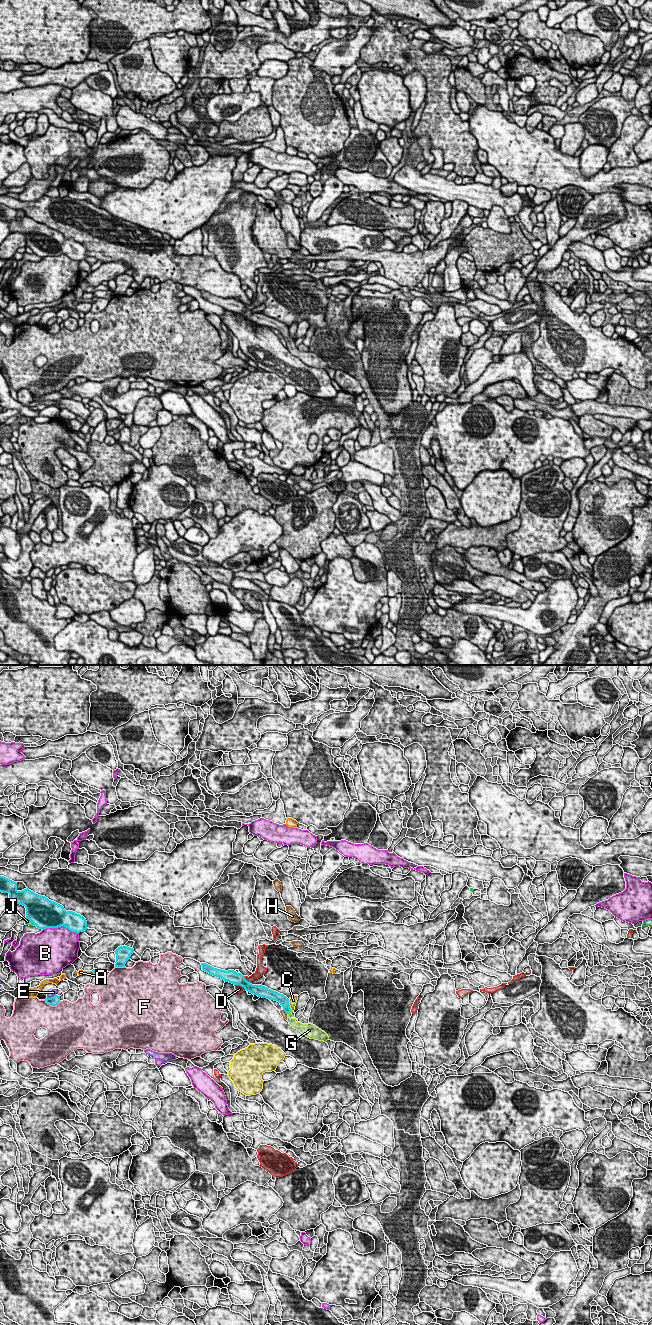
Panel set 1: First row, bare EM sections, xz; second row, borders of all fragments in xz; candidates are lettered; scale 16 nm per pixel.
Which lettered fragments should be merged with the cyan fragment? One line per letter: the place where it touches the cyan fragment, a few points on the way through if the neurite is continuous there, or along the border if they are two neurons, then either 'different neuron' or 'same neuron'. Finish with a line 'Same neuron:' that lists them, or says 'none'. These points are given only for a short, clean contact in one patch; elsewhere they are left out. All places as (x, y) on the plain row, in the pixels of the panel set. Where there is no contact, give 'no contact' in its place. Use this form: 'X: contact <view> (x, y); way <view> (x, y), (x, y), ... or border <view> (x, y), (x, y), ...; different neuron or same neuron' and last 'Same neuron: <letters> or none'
A: contact xz (93, 300); different neuron
B: contact xz (60, 254); different neuron
C: contact xz (289, 333); border xz (288, 327), (288, 332), (292, 339); different neuron
D: contact xz (246, 308); border xz (243, 304), (250, 310); different neuron
E: contact xz (51, 325); different neuron
F: contact xz (52, 333); different neuron
G: contact xz (289, 340); way xz (283, 328), (289, 340), (288, 346), (297, 353); same neuron
H: contact xz (285, 339); different neuron
J: contact xz (30, 248); different neuron
Same neuron: G

